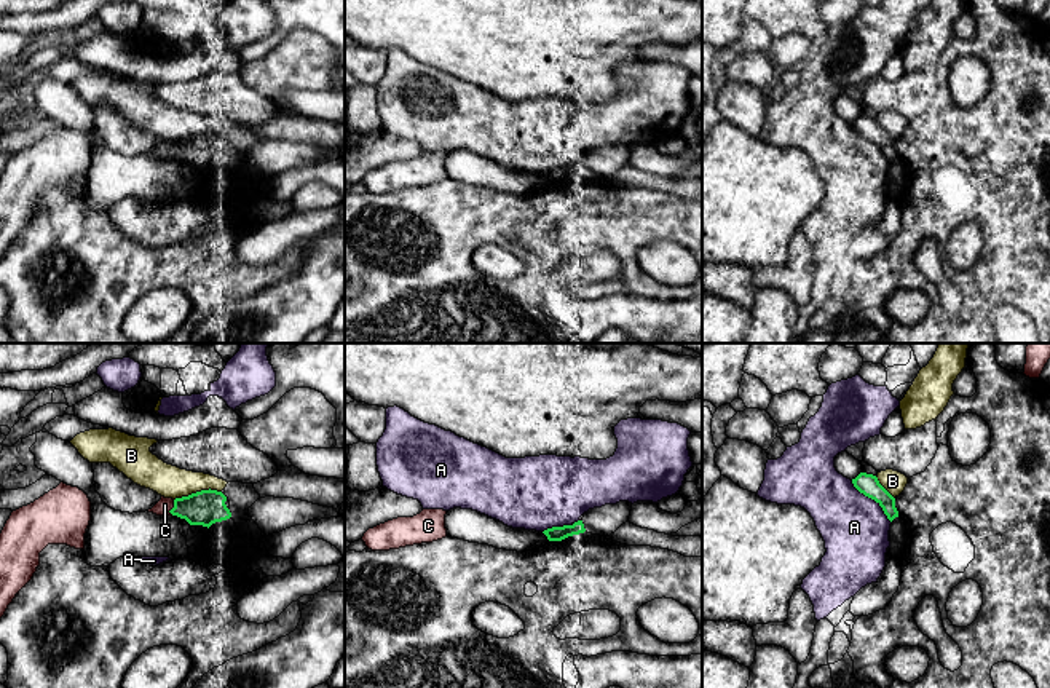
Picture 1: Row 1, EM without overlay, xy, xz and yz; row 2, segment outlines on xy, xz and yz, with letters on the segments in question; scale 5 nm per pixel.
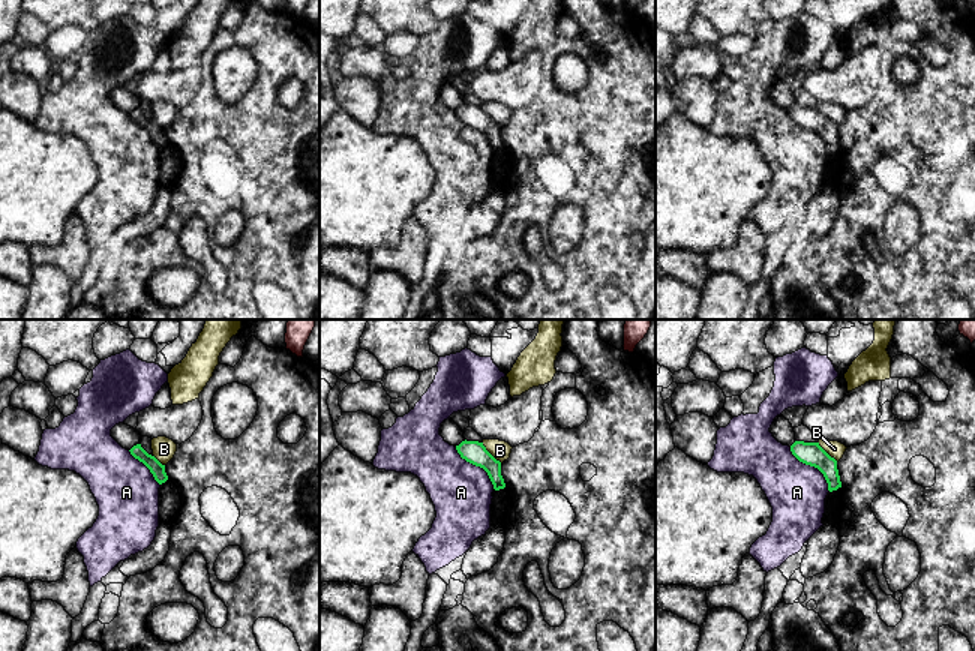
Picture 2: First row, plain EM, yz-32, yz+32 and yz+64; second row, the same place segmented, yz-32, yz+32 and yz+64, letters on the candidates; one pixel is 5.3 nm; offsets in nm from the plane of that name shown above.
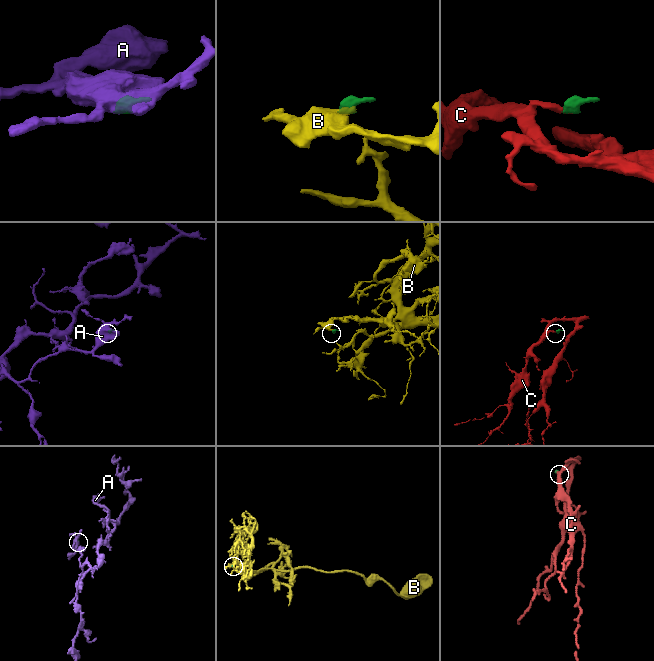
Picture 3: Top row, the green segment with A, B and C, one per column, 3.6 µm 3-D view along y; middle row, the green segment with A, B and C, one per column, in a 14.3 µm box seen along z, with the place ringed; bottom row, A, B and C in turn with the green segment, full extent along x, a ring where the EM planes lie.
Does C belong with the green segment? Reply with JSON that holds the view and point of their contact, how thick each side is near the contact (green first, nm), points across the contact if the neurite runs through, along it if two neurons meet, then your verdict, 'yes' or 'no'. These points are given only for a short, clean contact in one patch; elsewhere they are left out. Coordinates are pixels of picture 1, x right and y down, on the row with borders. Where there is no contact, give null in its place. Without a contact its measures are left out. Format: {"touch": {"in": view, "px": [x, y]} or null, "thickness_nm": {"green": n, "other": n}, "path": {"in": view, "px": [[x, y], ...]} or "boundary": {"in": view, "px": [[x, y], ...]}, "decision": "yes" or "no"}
{"touch": {"in": "xy", "px": [173, 508]}, "thickness_nm": {"green": 180, "other": 80}, "path": {"in": "xy", "px": [[205, 508], [173, 508], [165, 505]]}, "decision": "yes"}

